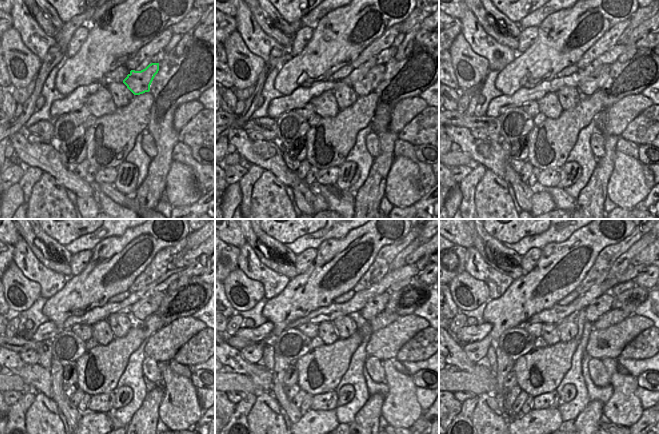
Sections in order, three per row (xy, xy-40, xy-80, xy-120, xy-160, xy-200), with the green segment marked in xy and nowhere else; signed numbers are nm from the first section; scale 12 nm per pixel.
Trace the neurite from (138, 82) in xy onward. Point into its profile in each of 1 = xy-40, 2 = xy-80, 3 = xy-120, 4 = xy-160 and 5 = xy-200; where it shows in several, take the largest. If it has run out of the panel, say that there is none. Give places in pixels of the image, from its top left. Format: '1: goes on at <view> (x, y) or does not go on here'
1: goes on at xy-40 (366, 85)
2: goes on at xy-80 (593, 83)
3: goes on at xy-120 (149, 306)
4: goes on at xy-160 (377, 305)
5: goes on at xy-200 (601, 305)

